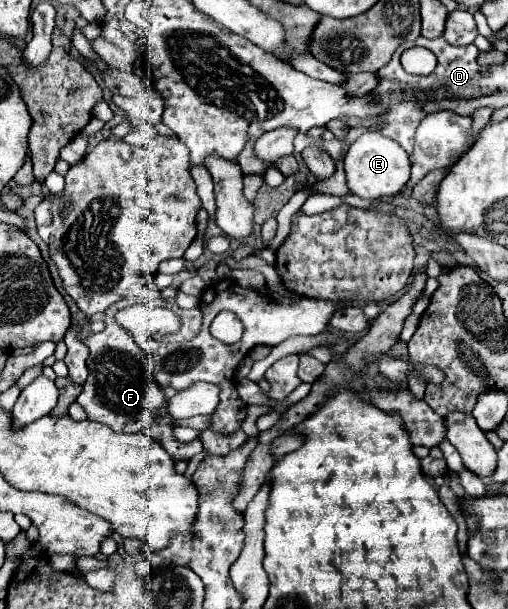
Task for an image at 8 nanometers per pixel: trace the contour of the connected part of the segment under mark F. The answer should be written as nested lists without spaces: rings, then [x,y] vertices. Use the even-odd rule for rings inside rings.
[[[119,300],[117,304],[109,306],[105,310],[105,324],[107,328],[99,334],[91,334],[85,344],[89,346],[91,354],[87,358],[87,368],[89,368],[89,378],[83,386],[83,392],[79,394],[77,402],[85,408],[89,420],[95,422],[103,422],[109,428],[113,428],[115,432],[125,432],[125,434],[133,434],[133,432],[147,432],[151,438],[159,440],[161,446],[169,452],[169,456],[179,458],[179,460],[189,460],[191,456],[203,452],[203,444],[199,438],[195,438],[193,442],[179,442],[173,438],[173,418],[167,412],[167,400],[159,388],[159,384],[153,378],[153,372],[149,368],[149,358],[147,354],[135,344],[133,336],[121,328],[115,320],[115,314],[121,308],[127,308],[135,304],[135,300]],[[153,422],[161,422],[163,424],[155,424],[155,428],[151,426]]]

